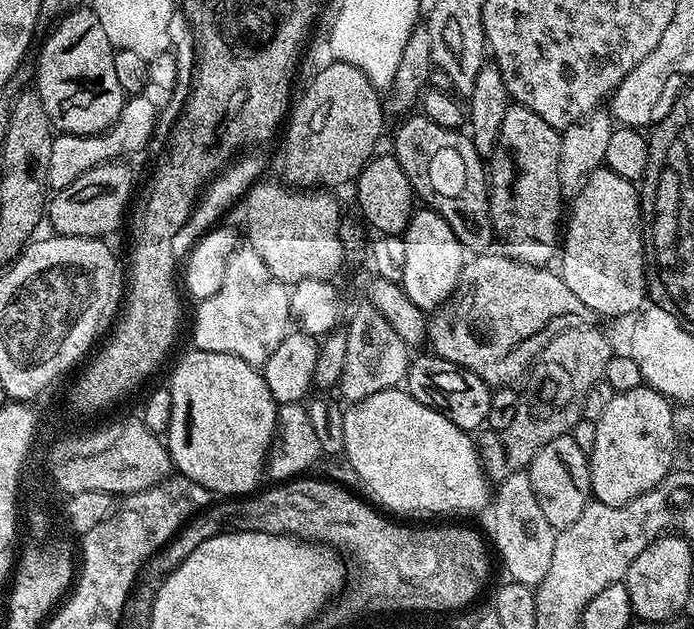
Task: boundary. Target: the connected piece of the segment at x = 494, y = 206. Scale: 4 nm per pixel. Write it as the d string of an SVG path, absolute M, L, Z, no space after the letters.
M509 103L496 150L490 157L488 209L493 229L508 239L507 251L523 264L547 265L548 259L558 252L558 231L562 226L562 189L558 178L560 138L561 133L542 122L534 110Z

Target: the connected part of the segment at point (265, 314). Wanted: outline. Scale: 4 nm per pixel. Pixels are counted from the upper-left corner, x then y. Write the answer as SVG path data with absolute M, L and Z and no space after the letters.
M237 247L226 262L226 278L222 278L218 294L210 294L210 298L195 305L193 345L201 352L234 354L234 358L242 358L247 364L263 367L293 327L289 291L289 285L270 270L255 250Z

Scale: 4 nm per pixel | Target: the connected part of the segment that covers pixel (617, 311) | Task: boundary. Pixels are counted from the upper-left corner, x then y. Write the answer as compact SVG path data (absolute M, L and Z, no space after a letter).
M601 166L590 173L579 192L571 197L570 204L572 217L569 220L567 217L566 227L562 232L562 255L559 257L560 268L558 267L566 286L570 286L570 290L574 290L574 294L578 294L578 298L582 298L582 302L586 302L586 306L590 306L597 317L631 317L640 312L646 304L646 257L637 185L626 178L618 178L618 174Z

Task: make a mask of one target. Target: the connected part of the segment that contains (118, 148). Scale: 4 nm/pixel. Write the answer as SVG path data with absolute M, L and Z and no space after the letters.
M132 94L127 97L117 120L104 132L91 136L60 134L50 146L50 170L48 171L48 187L53 193L61 192L74 178L86 174L99 164L119 161L127 152L147 149L158 115L158 104L148 94Z

